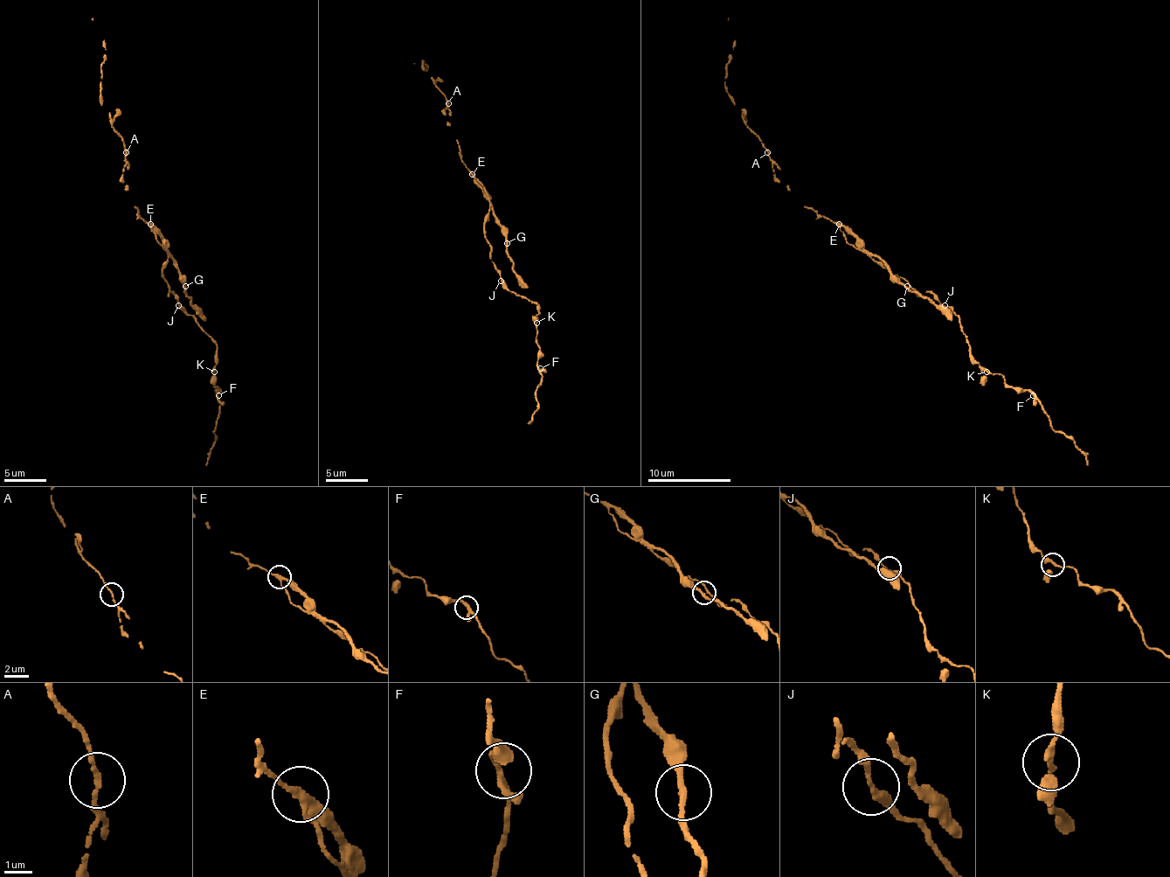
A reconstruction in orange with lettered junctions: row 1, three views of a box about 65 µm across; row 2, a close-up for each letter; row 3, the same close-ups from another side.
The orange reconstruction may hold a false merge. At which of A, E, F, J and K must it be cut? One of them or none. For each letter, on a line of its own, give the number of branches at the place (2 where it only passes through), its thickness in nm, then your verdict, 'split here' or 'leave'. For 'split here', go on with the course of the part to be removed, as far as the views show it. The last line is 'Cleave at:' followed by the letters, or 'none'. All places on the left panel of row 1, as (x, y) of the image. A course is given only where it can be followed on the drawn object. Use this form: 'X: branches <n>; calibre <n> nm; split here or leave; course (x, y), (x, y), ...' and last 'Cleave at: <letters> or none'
A: branches 2; calibre 140 nm; leave
E: branches 3; calibre 200 nm; split here; course (149, 224), (181, 275), (191, 305), (206, 320)
F: branches 3; calibre 200 nm; leave
J: branches 2; calibre 280 nm; leave
K: branches 3; calibre 200 nm; leave
Cleave at: E

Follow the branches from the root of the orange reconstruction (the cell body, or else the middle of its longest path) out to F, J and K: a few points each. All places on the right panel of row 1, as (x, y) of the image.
F: (875, 261), (917, 295), (931, 293), (949, 307), (970, 355), (1009, 386), (1033, 395)
J: (875, 261), (880, 261), (895, 275), (901, 275), (917, 295), (931, 293), (944, 305)
K: (875, 261), (901, 275), (917, 295), (931, 293), (949, 307), (959, 320), (970, 355), (986, 372)

